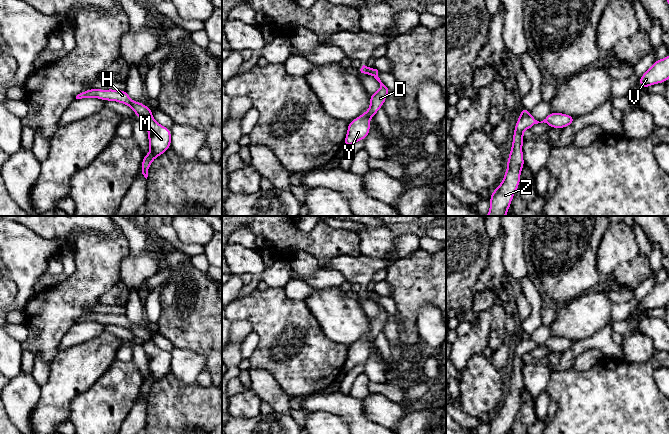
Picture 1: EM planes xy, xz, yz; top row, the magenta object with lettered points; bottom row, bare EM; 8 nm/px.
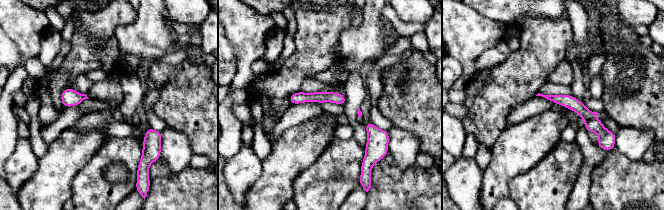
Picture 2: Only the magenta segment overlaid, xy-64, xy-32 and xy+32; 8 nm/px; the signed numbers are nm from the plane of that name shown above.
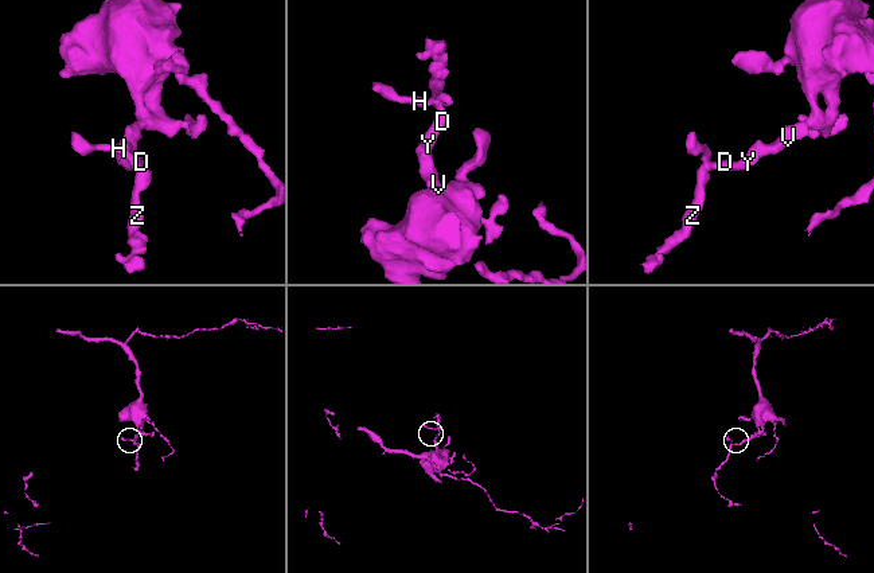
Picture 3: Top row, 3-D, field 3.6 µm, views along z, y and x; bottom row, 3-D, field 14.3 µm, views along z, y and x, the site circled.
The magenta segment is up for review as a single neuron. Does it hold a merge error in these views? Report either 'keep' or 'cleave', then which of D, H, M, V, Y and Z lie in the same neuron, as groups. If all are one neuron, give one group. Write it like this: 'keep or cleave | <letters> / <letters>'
cleave | D M V Y Z / H

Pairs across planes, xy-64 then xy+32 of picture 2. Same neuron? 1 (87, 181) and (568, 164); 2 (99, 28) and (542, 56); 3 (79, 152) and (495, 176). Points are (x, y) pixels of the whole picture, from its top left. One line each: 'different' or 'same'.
1: same
2: same
3: same

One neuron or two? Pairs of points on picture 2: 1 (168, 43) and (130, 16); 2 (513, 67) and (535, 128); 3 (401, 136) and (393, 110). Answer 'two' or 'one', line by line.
1: two
2: two
3: two

